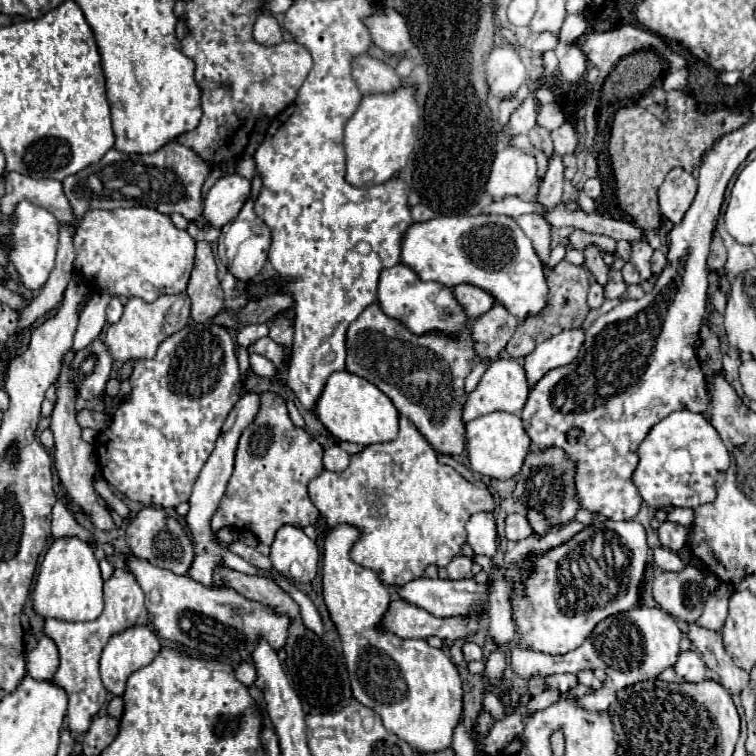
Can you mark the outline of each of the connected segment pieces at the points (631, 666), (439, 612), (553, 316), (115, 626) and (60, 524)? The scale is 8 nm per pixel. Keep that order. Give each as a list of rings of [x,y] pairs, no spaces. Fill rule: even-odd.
[[[639,606],[629,612],[615,614],[615,618],[609,616],[603,622],[599,622],[595,630],[589,634],[589,638],[579,648],[567,654],[552,656],[515,646],[511,652],[511,666],[523,678],[529,678],[533,672],[541,672],[543,675],[577,674],[582,670],[601,668],[607,674],[605,688],[578,698],[576,705],[587,712],[605,712],[609,710],[609,704],[613,704],[613,696],[617,690],[637,684],[641,680],[657,678],[663,670],[675,666],[681,654],[679,648],[681,636],[683,632],[677,628],[675,620],[667,612],[663,612],[657,606],[655,608]],[[543,658],[545,658],[545,670],[543,670]]]
[[[417,578],[411,580],[403,586],[397,588],[397,594],[409,602],[415,604],[435,616],[467,616],[467,614],[479,614],[483,616],[487,610],[487,586],[485,584],[477,584],[475,580],[441,580],[441,578]]]
[[[561,260],[549,274],[547,274],[547,284],[549,284],[549,308],[545,308],[545,316],[537,316],[537,320],[525,320],[523,324],[517,326],[513,338],[507,342],[507,354],[511,358],[523,358],[529,352],[533,352],[541,342],[549,340],[551,336],[563,332],[563,330],[579,330],[589,306],[587,306],[587,290],[589,290],[589,270],[585,266],[575,266],[567,260]]]
[[[115,570],[115,574],[105,582],[105,608],[97,620],[91,622],[67,622],[57,618],[47,618],[43,632],[57,644],[61,654],[59,670],[53,682],[65,688],[69,696],[69,708],[65,714],[65,722],[71,732],[83,734],[89,730],[91,718],[105,706],[107,690],[99,676],[99,658],[101,650],[107,640],[121,632],[121,628],[129,628],[133,624],[147,624],[147,608],[145,608],[145,594],[131,572]]]
[[[59,498],[53,508],[53,524],[51,524],[51,540],[59,540],[65,536],[77,536],[89,544],[95,544],[95,536],[83,528],[63,506],[63,500]]]

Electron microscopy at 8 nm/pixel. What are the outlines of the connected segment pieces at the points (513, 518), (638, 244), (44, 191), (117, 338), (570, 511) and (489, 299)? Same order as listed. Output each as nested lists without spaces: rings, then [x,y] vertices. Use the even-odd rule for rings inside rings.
[[[509,514],[505,518],[505,538],[507,540],[523,540],[527,536],[531,536],[531,526],[527,522],[527,518],[523,514]]]
[[[635,240],[631,246],[631,264],[639,270],[643,280],[651,280],[651,268],[649,268],[649,260],[651,260],[653,248],[649,246],[647,240]]]
[[[7,172],[5,188],[7,188],[5,196],[1,198],[1,208],[5,208],[5,212],[13,212],[13,204],[17,204],[17,200],[25,198],[25,200],[33,202],[35,206],[41,206],[41,208],[53,212],[61,224],[73,222],[71,206],[63,194],[59,180],[49,180],[49,178],[35,180],[35,178],[23,176],[19,172]]]
[[[159,296],[155,302],[145,302],[141,298],[129,298],[123,310],[123,316],[117,324],[111,324],[105,334],[105,342],[113,352],[113,358],[119,362],[125,360],[139,360],[139,358],[153,358],[157,346],[169,338],[171,334],[185,328],[189,322],[189,296]]]
[[[555,446],[529,452],[517,476],[513,498],[525,508],[535,508],[537,512],[541,512],[547,518],[547,528],[557,532],[561,526],[573,522],[577,512],[581,510],[581,504],[575,492],[575,462],[567,456],[563,448],[555,448]]]
[[[459,284],[453,288],[453,292],[455,292],[457,300],[461,300],[465,312],[469,312],[469,316],[473,316],[473,318],[479,318],[495,304],[495,298],[489,292],[477,288],[477,286],[471,286],[471,284]]]

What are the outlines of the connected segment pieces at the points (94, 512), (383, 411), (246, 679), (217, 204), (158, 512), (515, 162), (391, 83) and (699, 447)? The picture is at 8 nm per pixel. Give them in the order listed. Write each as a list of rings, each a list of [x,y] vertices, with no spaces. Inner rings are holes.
[[[69,350],[65,354],[65,360],[63,360],[63,368],[61,368],[61,374],[57,378],[57,400],[55,400],[55,406],[53,406],[53,414],[51,414],[51,432],[55,436],[55,470],[59,474],[59,480],[61,484],[65,486],[67,490],[67,496],[85,510],[85,514],[89,514],[89,520],[93,522],[95,528],[99,530],[111,530],[115,524],[107,512],[105,506],[101,506],[97,502],[97,494],[93,490],[93,474],[99,470],[99,464],[97,464],[97,454],[93,444],[87,444],[83,438],[81,438],[81,426],[77,424],[75,420],[75,400],[77,400],[77,386],[71,378],[73,374],[73,368],[71,368],[71,362],[75,358],[75,352]]]
[[[347,370],[333,372],[313,408],[313,416],[339,440],[343,442],[355,442],[361,446],[367,444],[377,444],[377,442],[391,442],[397,436],[399,424],[397,416],[399,412],[395,410],[393,402],[371,382],[365,378],[351,374]]]
[[[241,660],[241,662],[239,662],[239,666],[237,666],[237,670],[235,670],[235,676],[237,676],[237,680],[241,680],[245,686],[251,686],[251,684],[255,682],[255,676],[253,676],[253,666],[251,666],[251,662],[247,662],[247,660]]]
[[[241,174],[219,178],[207,192],[203,212],[213,228],[233,222],[251,194],[251,182]]]
[[[141,508],[137,512],[137,516],[129,522],[125,538],[127,538],[127,546],[131,548],[131,552],[137,558],[143,558],[143,560],[151,562],[153,566],[171,570],[177,576],[187,574],[193,564],[195,550],[193,550],[193,542],[191,542],[189,534],[181,526],[181,522],[173,516],[167,516],[163,508]]]
[[[505,146],[495,154],[485,190],[497,200],[503,196],[521,196],[537,184],[537,162],[527,152]]]
[[[359,56],[353,62],[353,80],[361,94],[389,94],[403,86],[395,70],[371,56]]]
[[[689,410],[671,412],[655,424],[637,450],[639,464],[633,472],[633,484],[649,508],[699,508],[715,500],[717,484],[725,480],[731,466],[729,450],[713,424]]]

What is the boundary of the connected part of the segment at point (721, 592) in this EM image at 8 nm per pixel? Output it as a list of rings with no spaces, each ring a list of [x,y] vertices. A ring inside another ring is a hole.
[[[721,582],[721,584],[717,586],[717,590],[709,594],[709,600],[705,602],[705,610],[703,610],[701,618],[697,620],[697,624],[703,626],[703,628],[721,630],[723,624],[725,624],[725,620],[727,620],[731,594],[733,594],[731,586],[725,584],[725,582]]]

